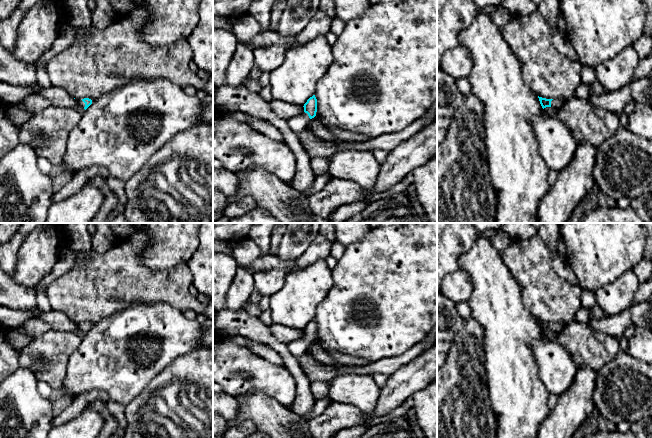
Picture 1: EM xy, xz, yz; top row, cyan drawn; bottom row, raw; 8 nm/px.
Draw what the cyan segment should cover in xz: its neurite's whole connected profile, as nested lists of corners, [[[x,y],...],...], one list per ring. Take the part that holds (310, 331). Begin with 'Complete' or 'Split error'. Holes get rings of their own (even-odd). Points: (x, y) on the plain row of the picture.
Split error. [[[315,319],[310,321],[304,328],[304,336],[298,340],[293,340],[287,344],[288,350],[299,361],[302,360],[303,354],[307,352],[310,344],[316,340],[317,336],[317,323]]]

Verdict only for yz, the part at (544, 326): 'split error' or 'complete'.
split error

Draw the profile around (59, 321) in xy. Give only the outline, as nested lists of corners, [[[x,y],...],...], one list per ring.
[[[35,307],[29,312],[36,318],[40,318],[49,323],[52,329],[57,331],[73,332],[80,338],[84,338],[85,333],[78,327],[78,324],[74,323],[65,313],[49,310],[44,312],[38,307]]]

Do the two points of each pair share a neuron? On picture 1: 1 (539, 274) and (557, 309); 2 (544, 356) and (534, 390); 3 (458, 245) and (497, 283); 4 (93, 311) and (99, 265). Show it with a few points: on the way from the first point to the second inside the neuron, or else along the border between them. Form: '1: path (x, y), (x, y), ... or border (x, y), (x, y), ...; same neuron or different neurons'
1: path (539, 283), (543, 292), (551, 300); same neuron
2: border (533, 353), (538, 368), (538, 377), (549, 393); different neurons
3: border (476, 238), (471, 248), (459, 258), (459, 268); different neurons
4: path (93, 300), (93, 290), (99, 284), (99, 276); same neuron

